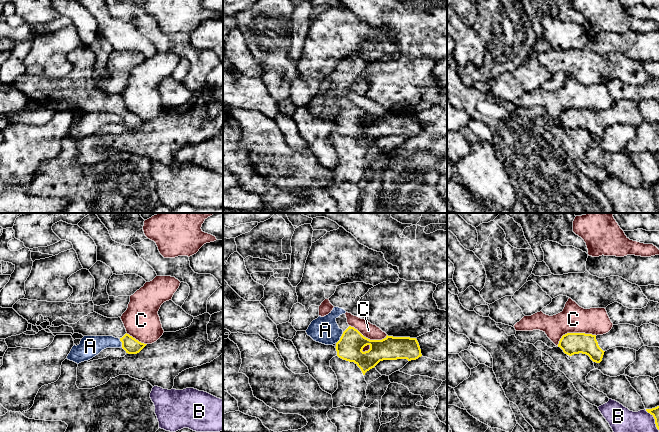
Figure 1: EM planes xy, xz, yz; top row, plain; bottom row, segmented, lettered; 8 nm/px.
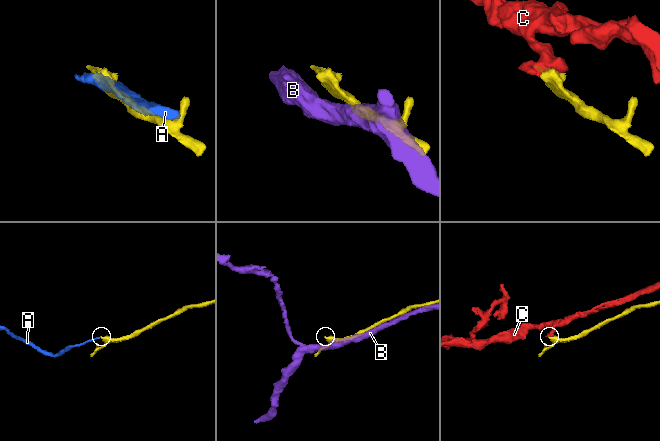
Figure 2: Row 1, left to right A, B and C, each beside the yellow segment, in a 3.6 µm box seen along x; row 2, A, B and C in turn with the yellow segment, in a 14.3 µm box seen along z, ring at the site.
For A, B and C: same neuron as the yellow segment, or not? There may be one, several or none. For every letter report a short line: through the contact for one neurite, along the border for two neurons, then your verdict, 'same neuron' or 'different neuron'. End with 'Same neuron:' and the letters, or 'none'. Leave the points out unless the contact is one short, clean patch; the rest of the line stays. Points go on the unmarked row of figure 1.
A: line xy (119, 115), (122, 123); different neuron
B: different neuron
C: line yz (596, 111), (565, 109), (557, 121); different neuron
Same neuron: none

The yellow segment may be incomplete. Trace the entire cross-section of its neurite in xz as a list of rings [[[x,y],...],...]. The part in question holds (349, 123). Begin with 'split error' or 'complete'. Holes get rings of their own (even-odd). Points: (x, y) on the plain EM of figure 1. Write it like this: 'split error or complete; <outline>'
split error; [[[351,102],[343,108],[335,124],[337,131],[330,136],[338,156],[338,164],[332,170],[333,184],[345,181],[362,185],[368,162],[364,151],[380,137],[411,137],[422,132],[416,114],[387,111],[382,116],[370,116]]]

